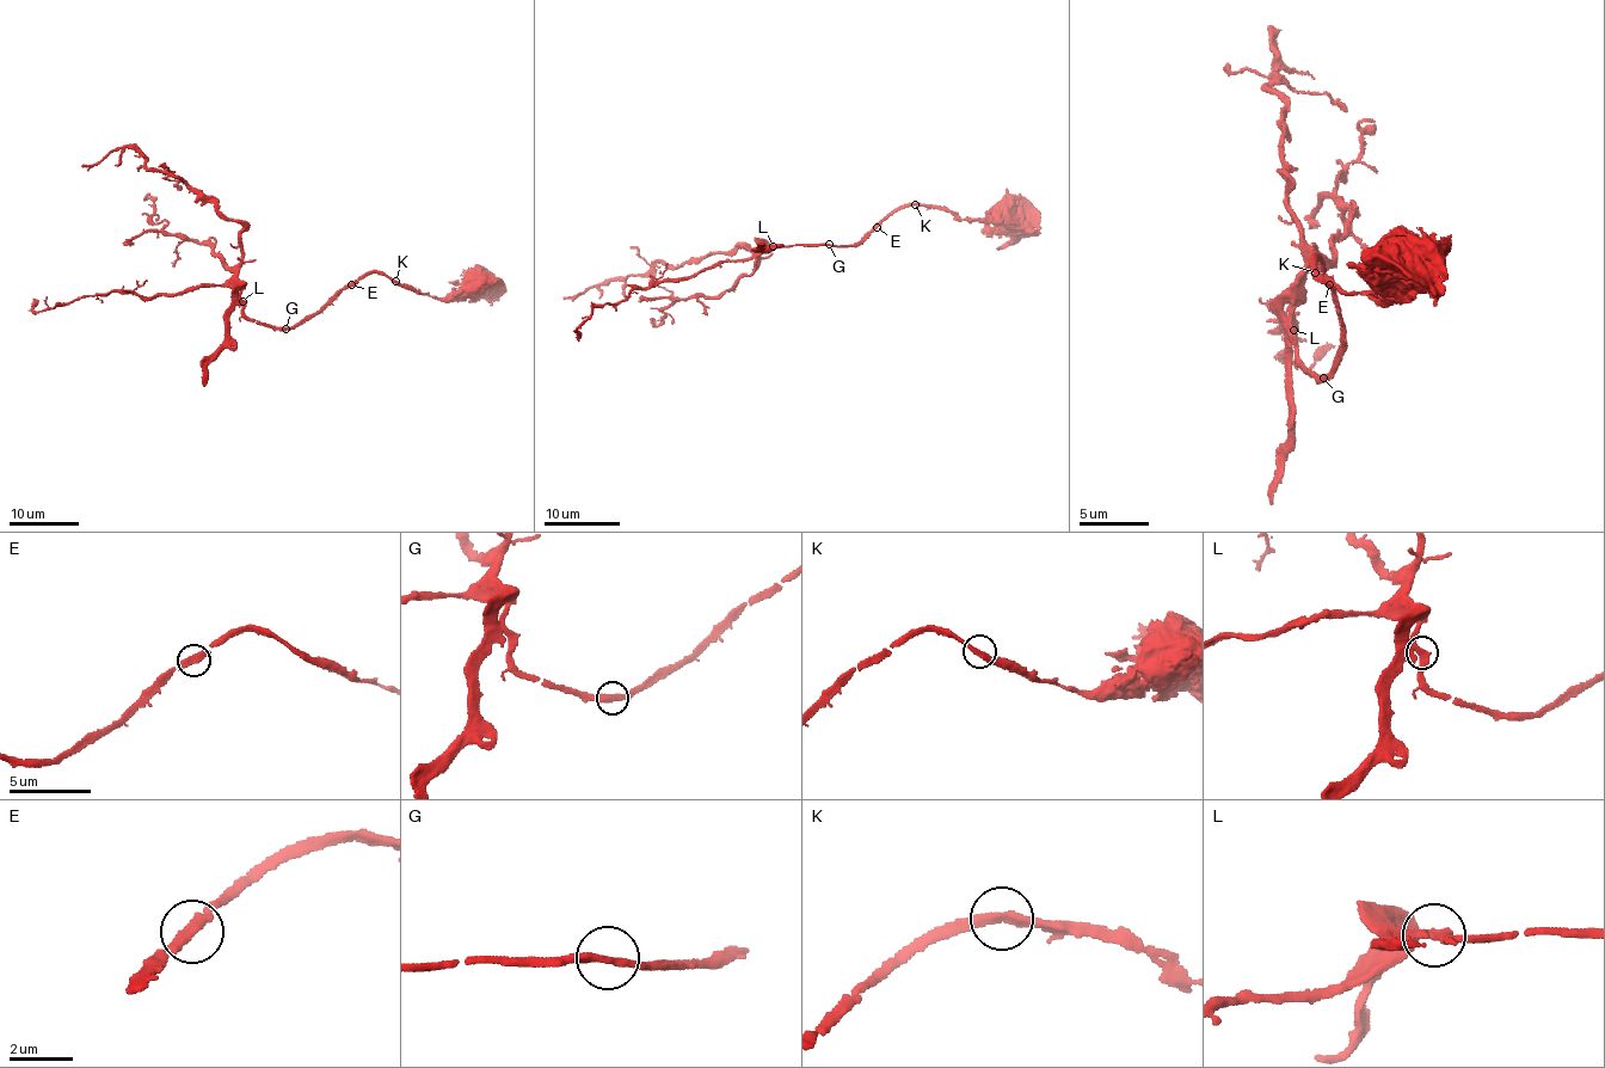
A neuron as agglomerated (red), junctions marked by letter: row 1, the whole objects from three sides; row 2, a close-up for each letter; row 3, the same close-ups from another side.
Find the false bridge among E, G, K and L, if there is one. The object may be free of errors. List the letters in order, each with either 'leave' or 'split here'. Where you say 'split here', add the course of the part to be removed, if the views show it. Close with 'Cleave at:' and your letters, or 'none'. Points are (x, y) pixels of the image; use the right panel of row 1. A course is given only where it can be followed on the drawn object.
E: leave
G: leave
K: leave
L: leave
Cleave at: none

